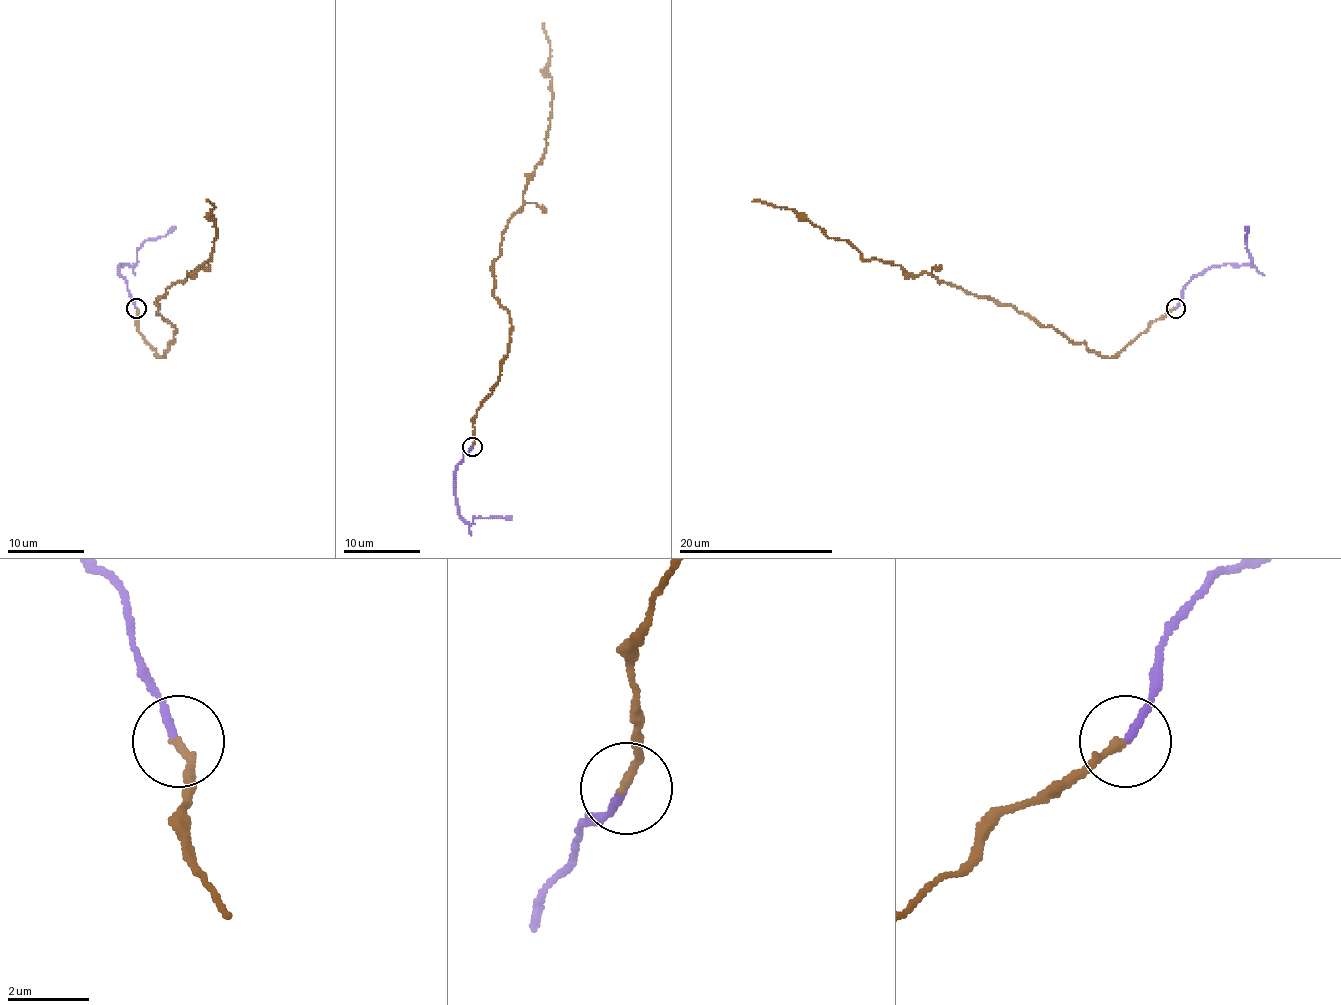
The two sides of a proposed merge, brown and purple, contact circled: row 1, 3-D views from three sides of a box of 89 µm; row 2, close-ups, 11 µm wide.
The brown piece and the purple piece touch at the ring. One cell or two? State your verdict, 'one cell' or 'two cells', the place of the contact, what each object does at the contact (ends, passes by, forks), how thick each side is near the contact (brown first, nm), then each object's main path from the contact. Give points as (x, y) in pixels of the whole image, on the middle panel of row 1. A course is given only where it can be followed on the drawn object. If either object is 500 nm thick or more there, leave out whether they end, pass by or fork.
one cell | (472, 447) | brown ends | purple ends | 190/170 nm | brown via (473, 446), (473, 417), (496, 384), (511, 324), (494, 295), (494, 261), (544, 152), (552, 116), (542, 23) | purple via (473, 446), (455, 469), (459, 516), (471, 523), (473, 520), (482, 518), (511, 516)

